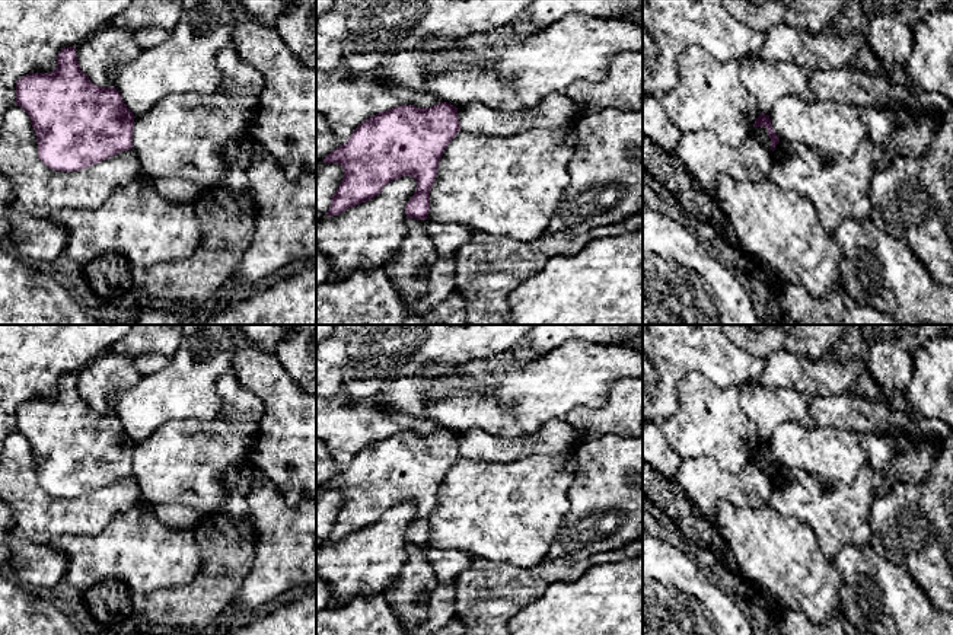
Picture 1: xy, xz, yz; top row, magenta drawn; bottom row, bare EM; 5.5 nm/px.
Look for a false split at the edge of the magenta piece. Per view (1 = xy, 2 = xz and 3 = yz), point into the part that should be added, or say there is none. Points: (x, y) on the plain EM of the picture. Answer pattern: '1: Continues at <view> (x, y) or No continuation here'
1: No continuation here
2: No continuation here
3: No continuation here

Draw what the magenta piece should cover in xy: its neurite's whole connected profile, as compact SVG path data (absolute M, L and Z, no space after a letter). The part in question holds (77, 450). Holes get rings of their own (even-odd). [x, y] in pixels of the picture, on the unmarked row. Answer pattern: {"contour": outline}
{"contour": "M76 374L58 379L51 399L31 399L16 408L16 431L32 447L38 484L52 497L74 498L133 475L134 441L115 414L101 414L80 396Z"}

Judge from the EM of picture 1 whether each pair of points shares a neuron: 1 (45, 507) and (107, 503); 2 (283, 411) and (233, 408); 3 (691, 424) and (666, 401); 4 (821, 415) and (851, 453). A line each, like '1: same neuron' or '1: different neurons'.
1: same neuron
2: different neurons
3: different neurons
4: different neurons

